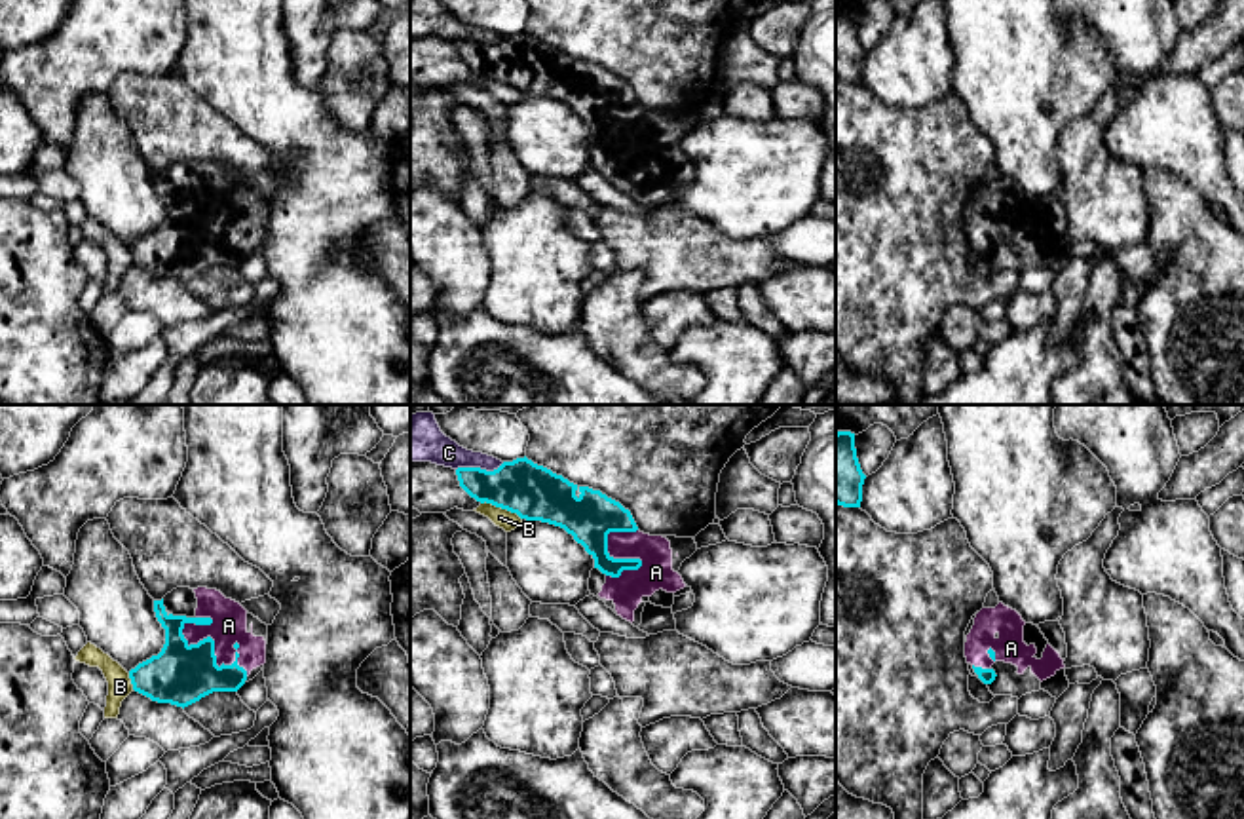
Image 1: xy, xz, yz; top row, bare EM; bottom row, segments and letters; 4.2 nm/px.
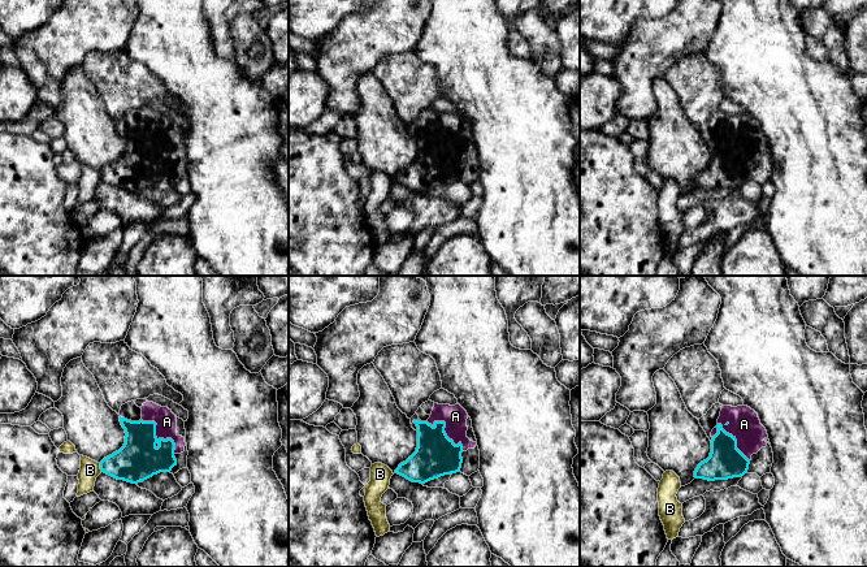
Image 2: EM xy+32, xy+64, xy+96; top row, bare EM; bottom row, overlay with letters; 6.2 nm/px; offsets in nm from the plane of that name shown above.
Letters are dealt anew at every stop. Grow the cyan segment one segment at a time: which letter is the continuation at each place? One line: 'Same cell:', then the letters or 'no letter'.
Same cell: A

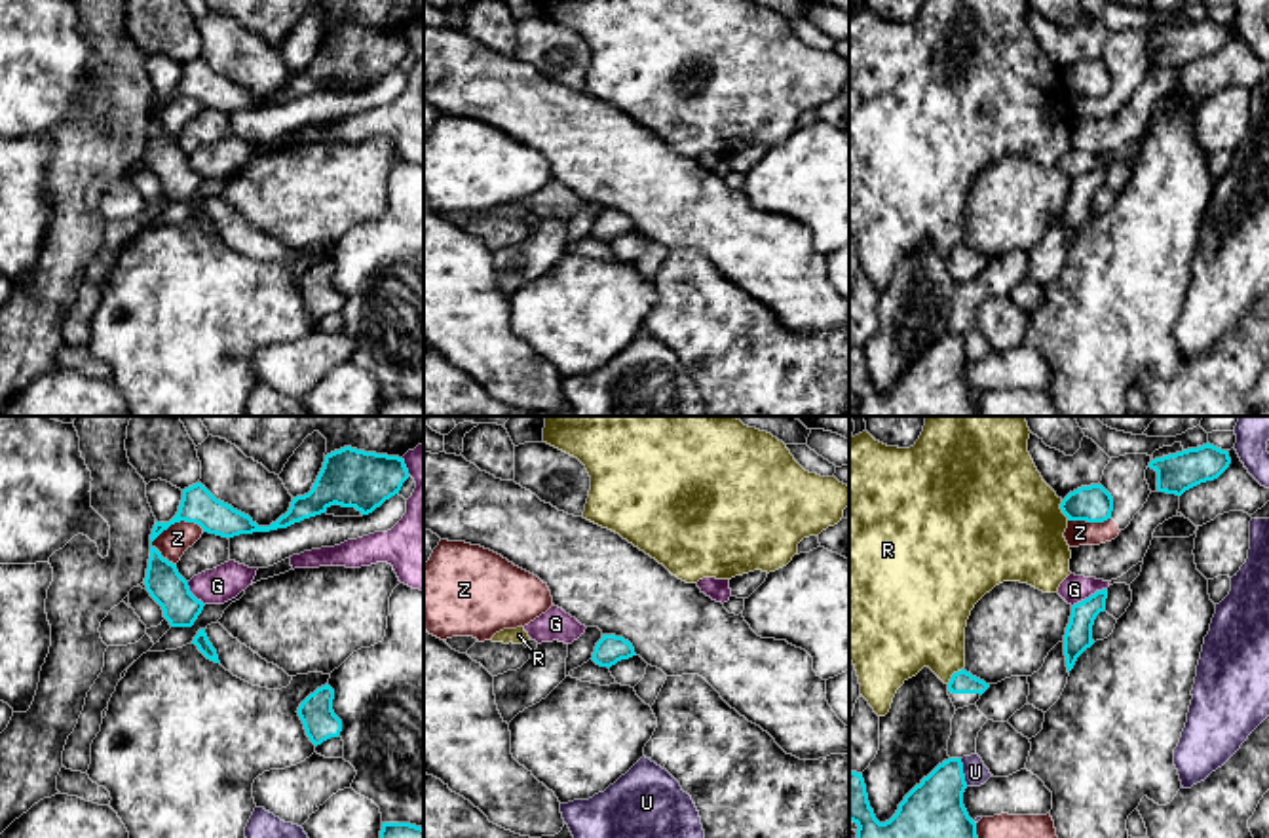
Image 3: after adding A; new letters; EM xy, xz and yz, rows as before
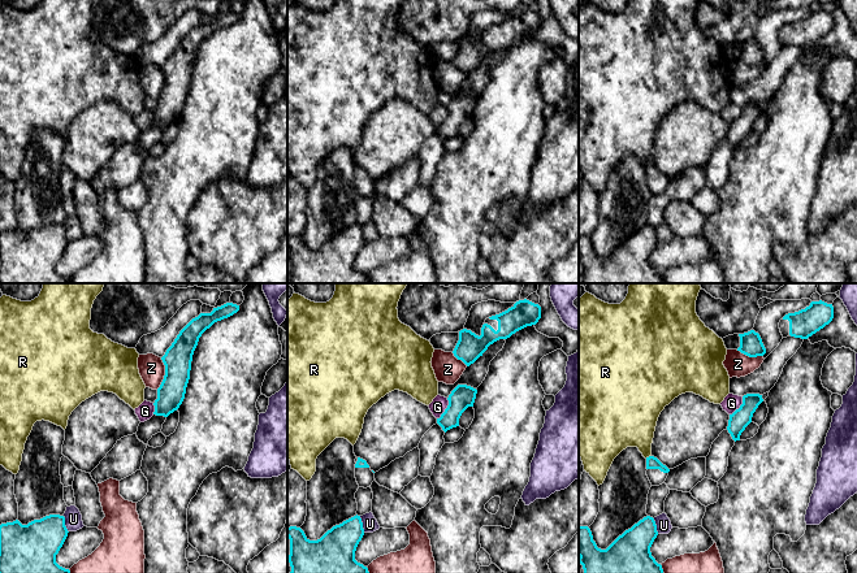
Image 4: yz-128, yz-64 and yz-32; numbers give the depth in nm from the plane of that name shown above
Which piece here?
Same cell: no letter

